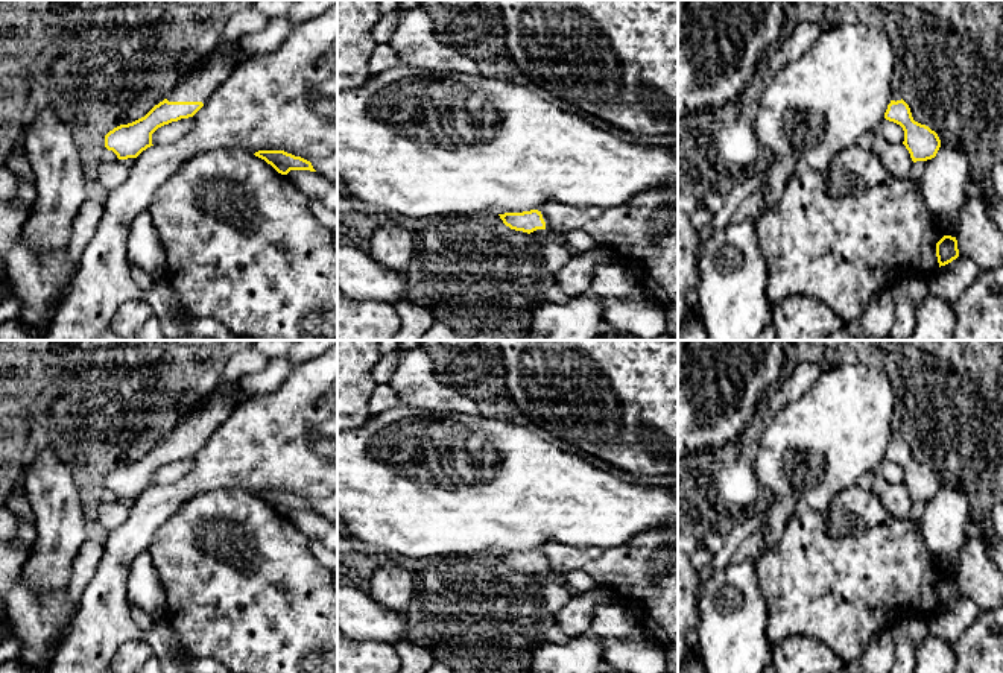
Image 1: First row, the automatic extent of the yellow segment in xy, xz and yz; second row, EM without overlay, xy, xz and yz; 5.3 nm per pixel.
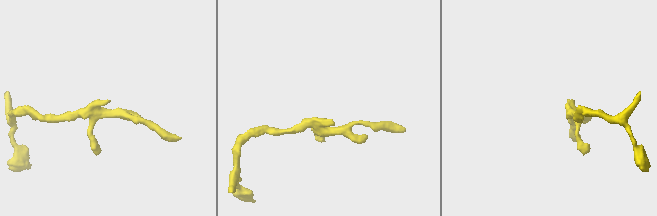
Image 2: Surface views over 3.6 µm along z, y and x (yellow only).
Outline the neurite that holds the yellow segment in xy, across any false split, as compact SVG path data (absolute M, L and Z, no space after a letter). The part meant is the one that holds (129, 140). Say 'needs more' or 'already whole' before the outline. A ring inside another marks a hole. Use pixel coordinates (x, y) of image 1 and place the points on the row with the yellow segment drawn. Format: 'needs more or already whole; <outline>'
needs more; M281 15L272 18L264 30L242 36L236 41L240 50L237 56L216 56L193 70L144 117L109 131L105 135L105 147L119 160L137 158L153 146L152 134L158 128L193 117L243 58L277 50L293 27L295 23L287 15Z

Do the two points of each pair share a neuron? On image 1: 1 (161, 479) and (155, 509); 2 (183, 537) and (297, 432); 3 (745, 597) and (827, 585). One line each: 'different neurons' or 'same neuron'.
1: different neurons
2: different neurons
3: different neurons

